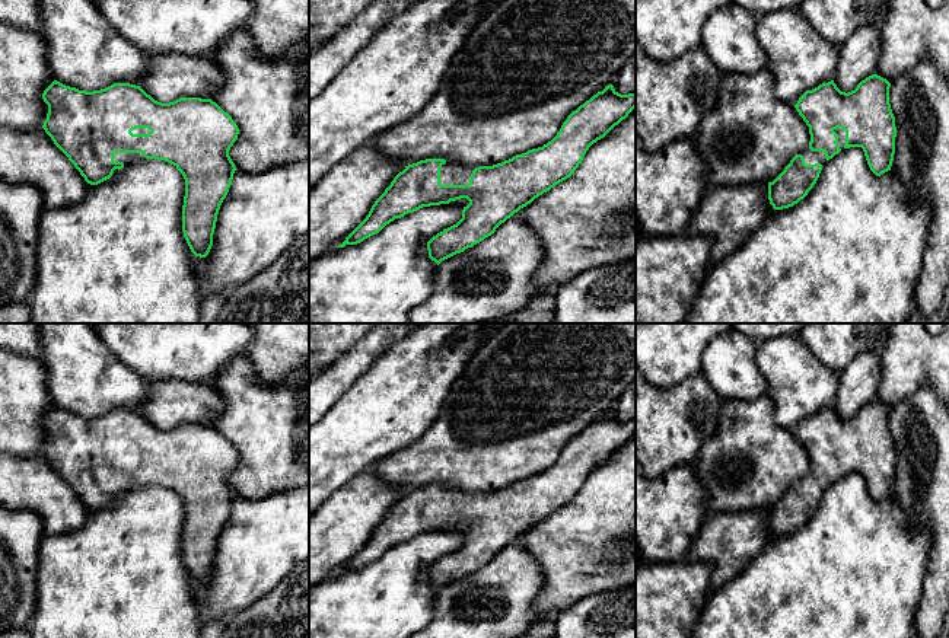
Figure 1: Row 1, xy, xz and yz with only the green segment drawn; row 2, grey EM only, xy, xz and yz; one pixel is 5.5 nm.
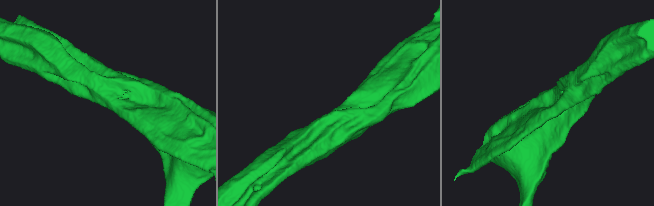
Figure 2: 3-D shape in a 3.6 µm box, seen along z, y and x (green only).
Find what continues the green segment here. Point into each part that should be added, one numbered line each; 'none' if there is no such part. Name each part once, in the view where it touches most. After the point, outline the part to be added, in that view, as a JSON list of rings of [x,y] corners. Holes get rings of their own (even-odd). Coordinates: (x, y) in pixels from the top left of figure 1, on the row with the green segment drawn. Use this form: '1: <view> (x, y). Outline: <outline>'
1: xz (451, 174). Outline: [[[446,162],[440,168],[440,184],[442,185],[468,185],[474,169],[475,168],[466,168],[466,166]]]

